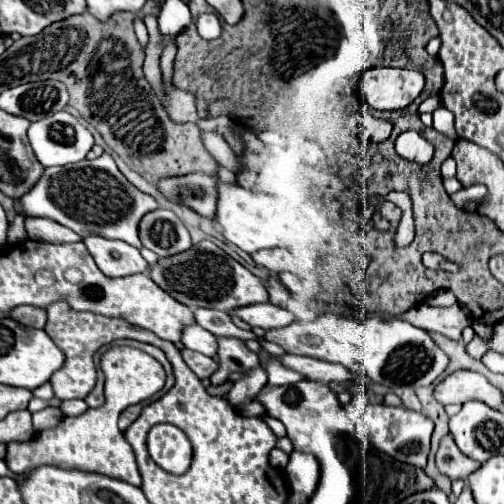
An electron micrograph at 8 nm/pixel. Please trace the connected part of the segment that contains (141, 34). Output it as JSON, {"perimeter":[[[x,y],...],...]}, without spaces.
{"perimeter":[[[135,14],[134,16],[135,16],[135,19],[133,22],[133,27],[134,27],[135,34],[137,36],[137,39],[139,40],[140,44],[142,45],[142,47],[144,49],[146,49],[146,47],[149,43],[148,30],[145,26],[144,22],[142,22],[142,20],[138,18],[138,15]]]}

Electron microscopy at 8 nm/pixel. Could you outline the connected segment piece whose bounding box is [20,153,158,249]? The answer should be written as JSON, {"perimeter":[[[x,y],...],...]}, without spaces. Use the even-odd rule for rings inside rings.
{"perimeter":[[[104,153],[94,161],[84,159],[72,165],[48,167],[42,179],[32,187],[32,191],[20,197],[20,205],[26,215],[54,219],[56,223],[72,229],[80,237],[102,235],[106,239],[122,239],[138,249],[142,247],[138,239],[138,223],[148,211],[158,209],[154,197],[136,189],[120,173],[110,153]],[[66,177],[72,177],[72,181],[66,181]]]}

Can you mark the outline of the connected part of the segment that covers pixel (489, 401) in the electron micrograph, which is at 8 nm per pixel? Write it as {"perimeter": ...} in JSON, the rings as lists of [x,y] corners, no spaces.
{"perimeter":[[[454,371],[444,377],[434,387],[434,397],[438,403],[466,403],[472,399],[484,401],[490,407],[498,407],[502,403],[502,393],[488,383],[488,379],[476,371]]]}

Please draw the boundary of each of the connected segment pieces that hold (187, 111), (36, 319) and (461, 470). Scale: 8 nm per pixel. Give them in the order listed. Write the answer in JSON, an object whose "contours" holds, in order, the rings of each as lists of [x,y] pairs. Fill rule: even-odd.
{"contours":[[[[166,85],[166,91],[168,91],[168,103],[164,107],[172,117],[172,121],[192,121],[192,123],[200,121],[192,93],[170,85]]],[[[18,306],[12,313],[8,313],[8,317],[20,319],[24,325],[36,329],[43,329],[46,325],[46,311],[40,311],[36,307]]],[[[444,435],[440,441],[440,447],[436,451],[436,467],[440,473],[448,475],[450,479],[466,479],[476,467],[480,467],[478,461],[468,459],[454,443],[452,435]]]]}

